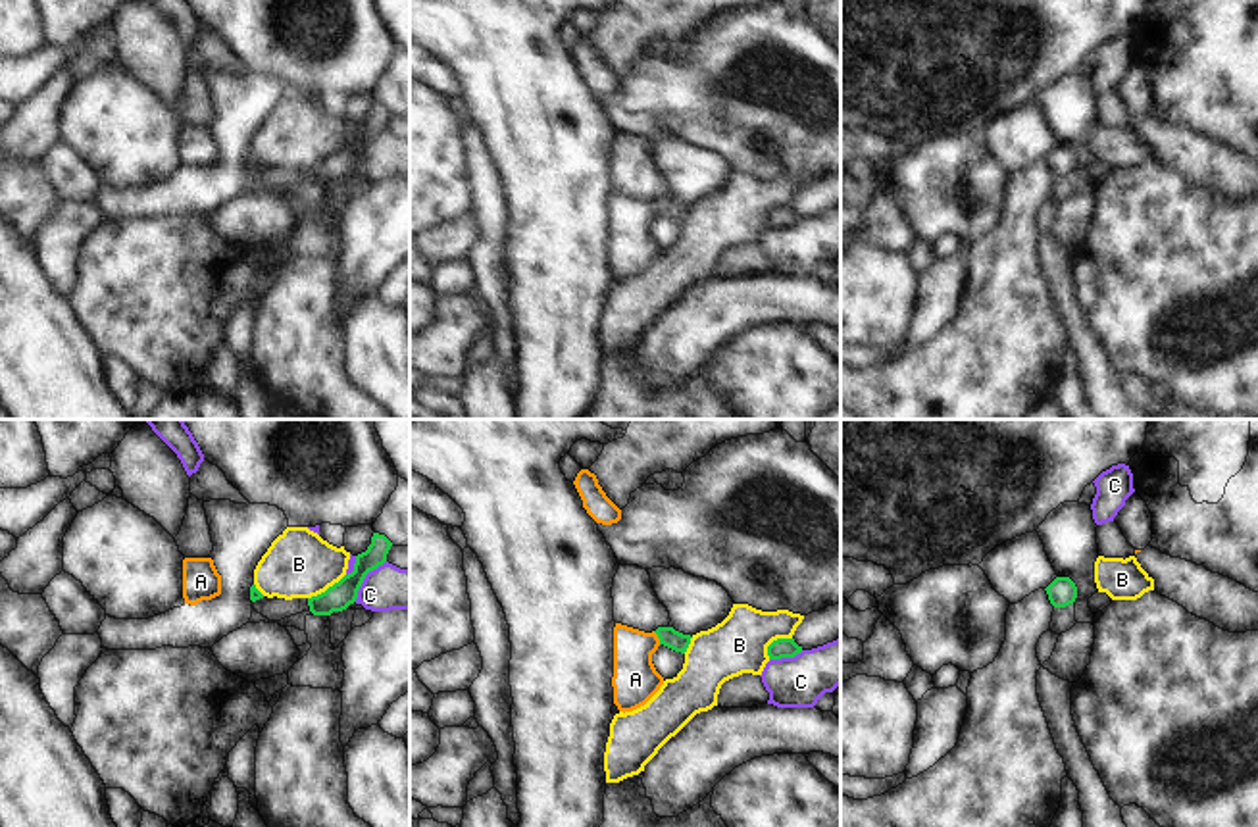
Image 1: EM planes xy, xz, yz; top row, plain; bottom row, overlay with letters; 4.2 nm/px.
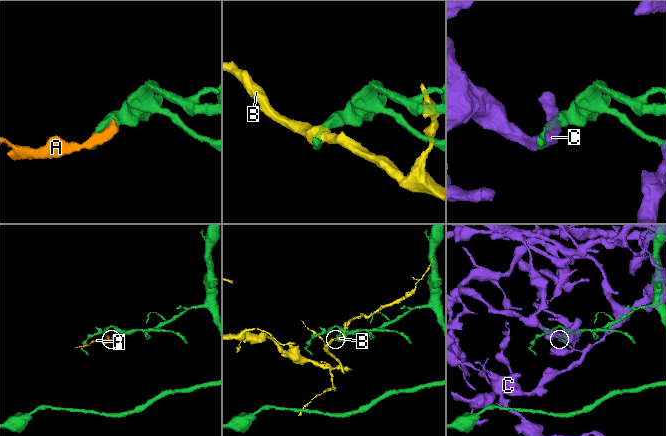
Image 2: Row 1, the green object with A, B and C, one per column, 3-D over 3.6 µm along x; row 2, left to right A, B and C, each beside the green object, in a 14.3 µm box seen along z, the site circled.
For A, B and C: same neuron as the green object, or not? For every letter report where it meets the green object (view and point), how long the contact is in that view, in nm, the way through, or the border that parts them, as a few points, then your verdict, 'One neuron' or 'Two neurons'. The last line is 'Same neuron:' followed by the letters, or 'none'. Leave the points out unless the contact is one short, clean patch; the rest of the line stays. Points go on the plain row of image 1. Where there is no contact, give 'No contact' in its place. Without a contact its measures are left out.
A: Touches green at xz (658, 206). Shared border 70 nm. Path across: xz (668, 204), (658, 206), (635, 227), (635, 249). One neuron
B: Touches green at xy (327, 158). Shared border 190 nm. Boundary: xy (345, 143), (308, 168). Two neurons
C: Touches green at xy (364, 147). Shared border 220 nm. Two neurons
Same neuron: A.

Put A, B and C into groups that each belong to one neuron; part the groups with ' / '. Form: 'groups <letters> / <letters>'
groups A / B / C

